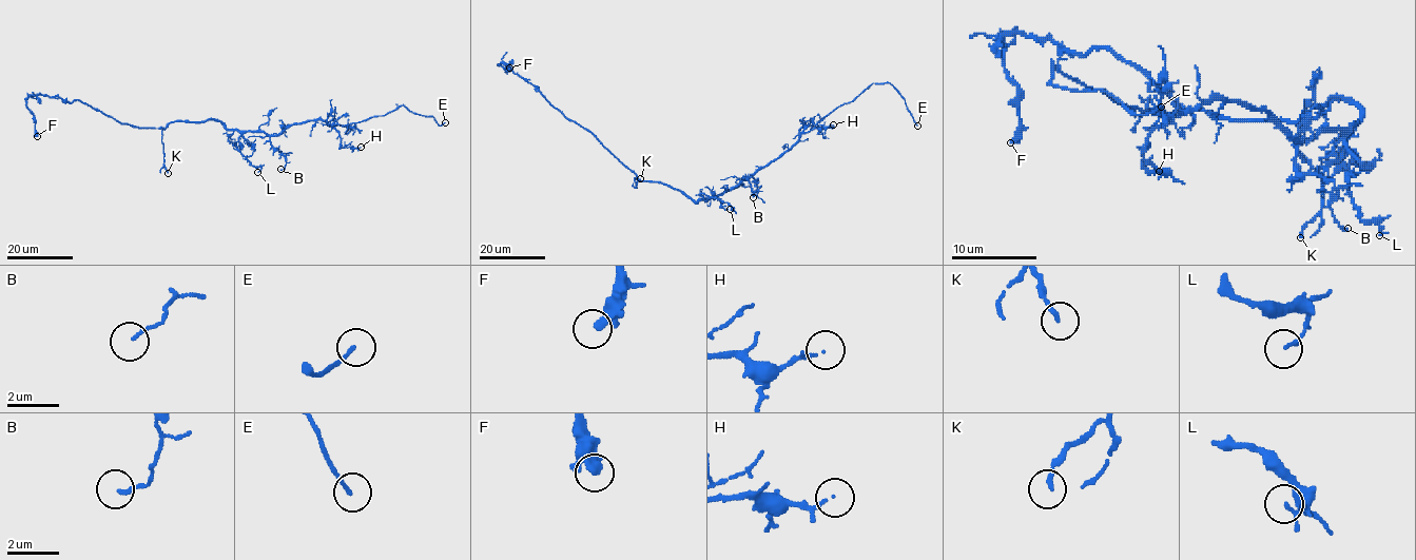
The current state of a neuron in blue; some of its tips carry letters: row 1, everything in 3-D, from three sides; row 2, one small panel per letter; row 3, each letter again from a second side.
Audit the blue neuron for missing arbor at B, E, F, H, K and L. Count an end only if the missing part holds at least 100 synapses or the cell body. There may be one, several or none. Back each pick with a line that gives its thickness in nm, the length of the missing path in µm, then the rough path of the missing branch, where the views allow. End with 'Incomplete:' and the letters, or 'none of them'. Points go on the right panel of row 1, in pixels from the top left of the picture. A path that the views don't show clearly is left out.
E: calibre 130 nm; missing 4 µm; course (1161, 107), (1176, 87)
Incomplete: E

